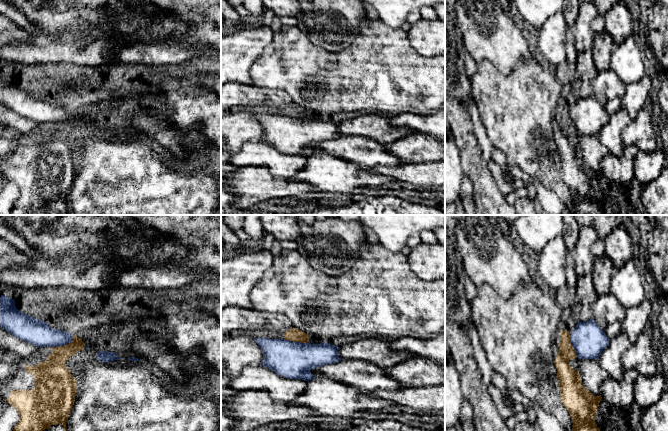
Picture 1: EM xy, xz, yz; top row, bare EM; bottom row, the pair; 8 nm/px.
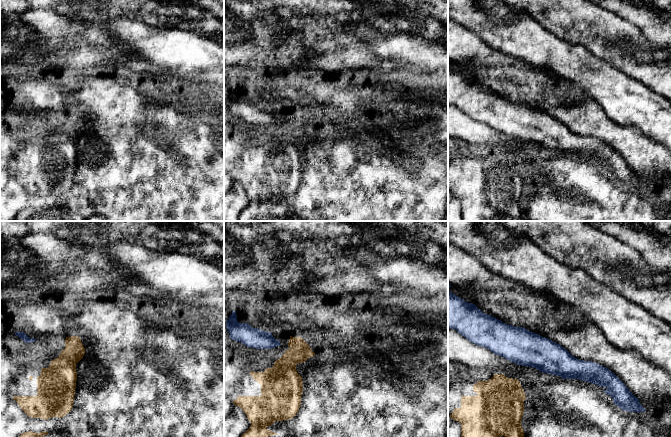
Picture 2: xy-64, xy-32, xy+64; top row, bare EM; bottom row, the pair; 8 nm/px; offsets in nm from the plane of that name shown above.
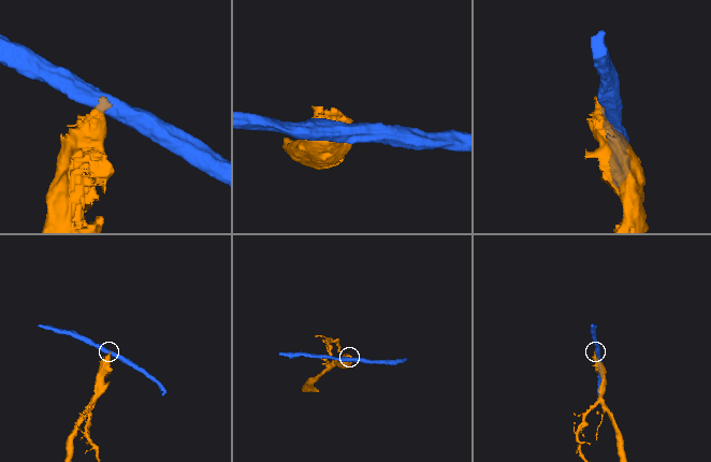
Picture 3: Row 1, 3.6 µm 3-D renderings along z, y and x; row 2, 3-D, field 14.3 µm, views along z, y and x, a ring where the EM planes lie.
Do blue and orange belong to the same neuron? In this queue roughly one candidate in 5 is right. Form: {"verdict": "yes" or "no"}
{"verdict": "no"}

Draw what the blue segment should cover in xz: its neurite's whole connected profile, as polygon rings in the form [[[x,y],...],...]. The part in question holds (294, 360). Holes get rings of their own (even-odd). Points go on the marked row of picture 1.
[[[253,338],[262,349],[264,366],[288,379],[314,379],[311,369],[341,361],[339,347],[322,342],[311,344],[285,339]]]

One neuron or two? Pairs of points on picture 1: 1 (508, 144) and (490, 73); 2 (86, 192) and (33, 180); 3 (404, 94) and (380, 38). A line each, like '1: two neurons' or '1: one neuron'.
1: one neuron
2: two neurons
3: one neuron

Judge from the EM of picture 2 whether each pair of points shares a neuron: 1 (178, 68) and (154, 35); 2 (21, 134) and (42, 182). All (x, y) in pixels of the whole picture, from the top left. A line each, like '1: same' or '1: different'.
1: same
2: same

